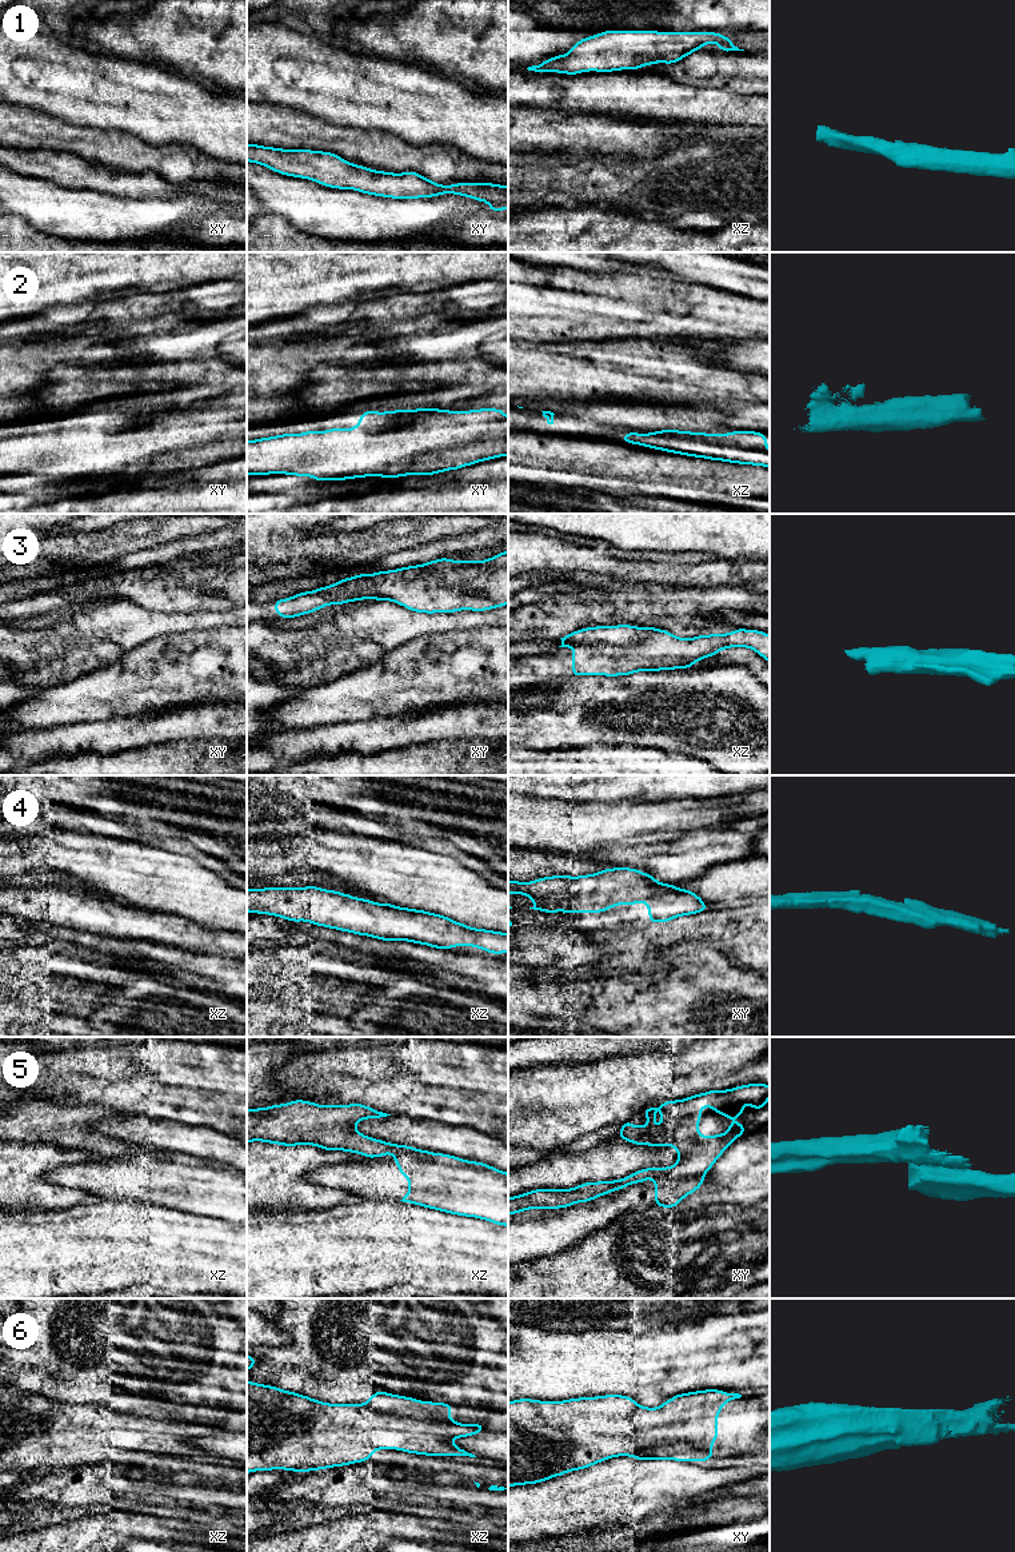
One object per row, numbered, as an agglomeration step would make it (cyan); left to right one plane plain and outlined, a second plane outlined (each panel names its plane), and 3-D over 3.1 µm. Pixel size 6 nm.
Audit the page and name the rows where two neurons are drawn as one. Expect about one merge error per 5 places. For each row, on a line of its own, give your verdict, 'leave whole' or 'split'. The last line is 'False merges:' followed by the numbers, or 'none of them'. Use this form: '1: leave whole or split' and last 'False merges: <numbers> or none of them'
1: leave whole
2: leave whole
3: leave whole
4: leave whole
5: split
6: leave whole
False merges: 5

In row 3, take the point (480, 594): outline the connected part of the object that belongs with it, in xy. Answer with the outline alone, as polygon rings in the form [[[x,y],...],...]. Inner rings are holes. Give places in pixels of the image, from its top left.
[[[508,551],[485,560],[440,558],[428,563],[357,574],[327,587],[277,599],[279,618],[305,615],[328,605],[392,601],[416,613],[485,611],[508,603]]]

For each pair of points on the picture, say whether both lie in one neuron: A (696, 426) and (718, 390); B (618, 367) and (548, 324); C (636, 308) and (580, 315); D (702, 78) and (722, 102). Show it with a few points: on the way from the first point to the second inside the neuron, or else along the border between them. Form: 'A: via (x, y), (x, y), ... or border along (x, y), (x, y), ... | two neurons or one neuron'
A: border along (712, 403), (720, 406) | two neurons
B: border along (603, 339), (544, 342) | two neurons
C: via (623, 308), (598, 308), (594, 312) | one neuron
D: border along (680, 83), (720, 88) | two neurons

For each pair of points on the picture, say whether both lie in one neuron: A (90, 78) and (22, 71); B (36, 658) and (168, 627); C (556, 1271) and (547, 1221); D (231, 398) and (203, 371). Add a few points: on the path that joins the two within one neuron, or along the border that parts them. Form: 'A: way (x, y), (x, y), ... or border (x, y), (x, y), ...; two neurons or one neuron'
A: way (72, 78), (52, 78), (39, 72); one neuron
B: way (70, 642), (88, 626), (135, 626); one neuron
C: border (582, 1240), (552, 1255), (523, 1261); two neurons
D: way (231, 389), (212, 371); one neuron

